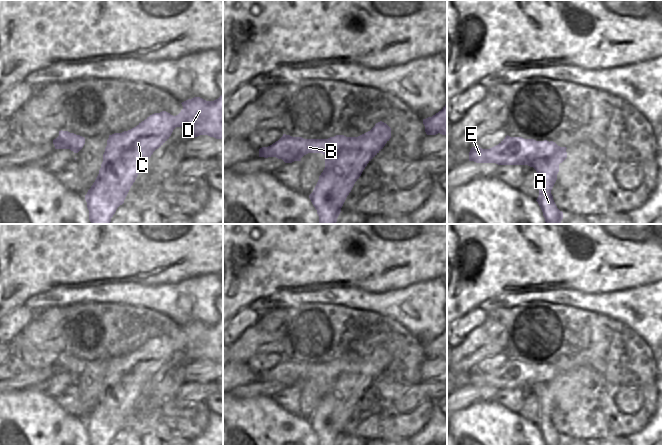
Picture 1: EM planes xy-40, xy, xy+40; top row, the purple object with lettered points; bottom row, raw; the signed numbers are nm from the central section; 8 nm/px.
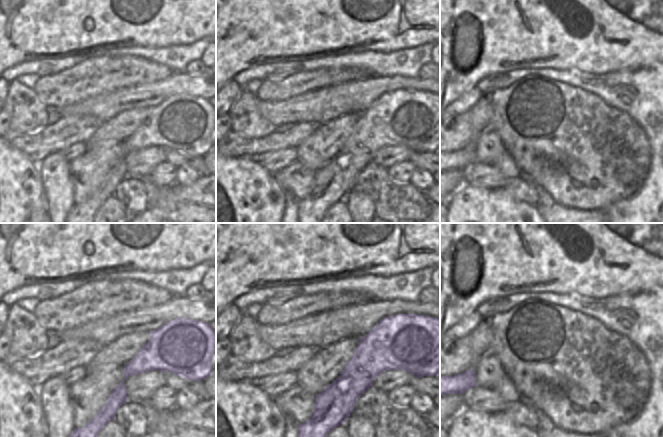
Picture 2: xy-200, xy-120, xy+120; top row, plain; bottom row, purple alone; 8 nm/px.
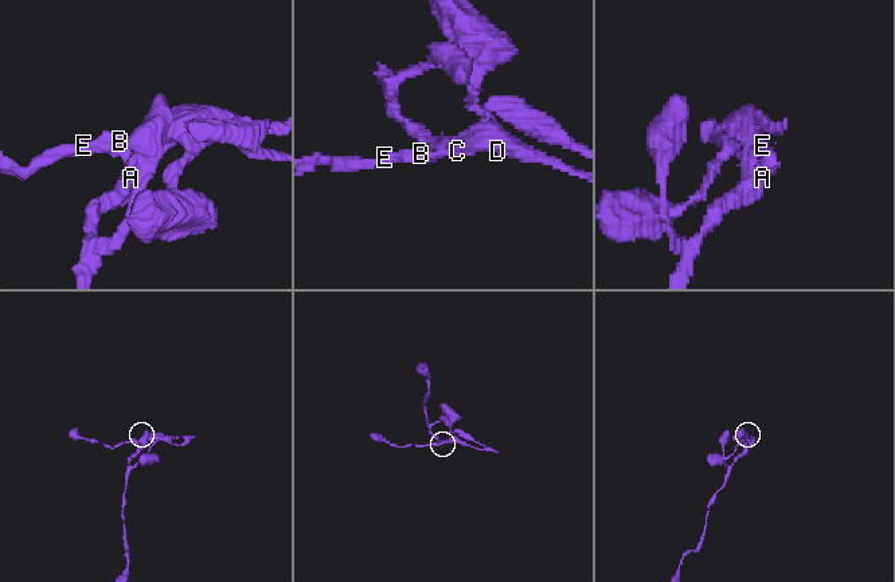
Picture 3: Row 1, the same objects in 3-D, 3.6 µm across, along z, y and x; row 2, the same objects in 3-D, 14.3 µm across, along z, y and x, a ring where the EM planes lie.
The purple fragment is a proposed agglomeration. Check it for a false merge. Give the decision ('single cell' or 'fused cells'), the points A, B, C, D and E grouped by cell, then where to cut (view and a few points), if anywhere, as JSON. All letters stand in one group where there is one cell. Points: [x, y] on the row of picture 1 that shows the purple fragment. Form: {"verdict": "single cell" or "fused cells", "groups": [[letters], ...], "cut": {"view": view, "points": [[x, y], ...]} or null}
{"verdict": "fused cells", "groups": [["A", "C", "D"], ["B", "E"]], "cut": {"view": "xy+40", "points": [[557, 145], [557, 148], [547, 158], [536, 161], [532, 166]]}}

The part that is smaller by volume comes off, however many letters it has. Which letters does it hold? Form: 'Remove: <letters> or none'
Remove: B, E

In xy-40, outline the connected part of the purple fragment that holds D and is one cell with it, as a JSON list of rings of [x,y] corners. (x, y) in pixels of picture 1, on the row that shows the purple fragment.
[[[223,95],[214,101],[194,97],[181,104],[183,109],[176,116],[166,111],[154,113],[128,131],[109,135],[99,174],[85,195],[91,224],[110,224],[117,208],[124,203],[143,164],[169,139],[176,127],[184,127],[190,138],[208,135],[223,139]]]

